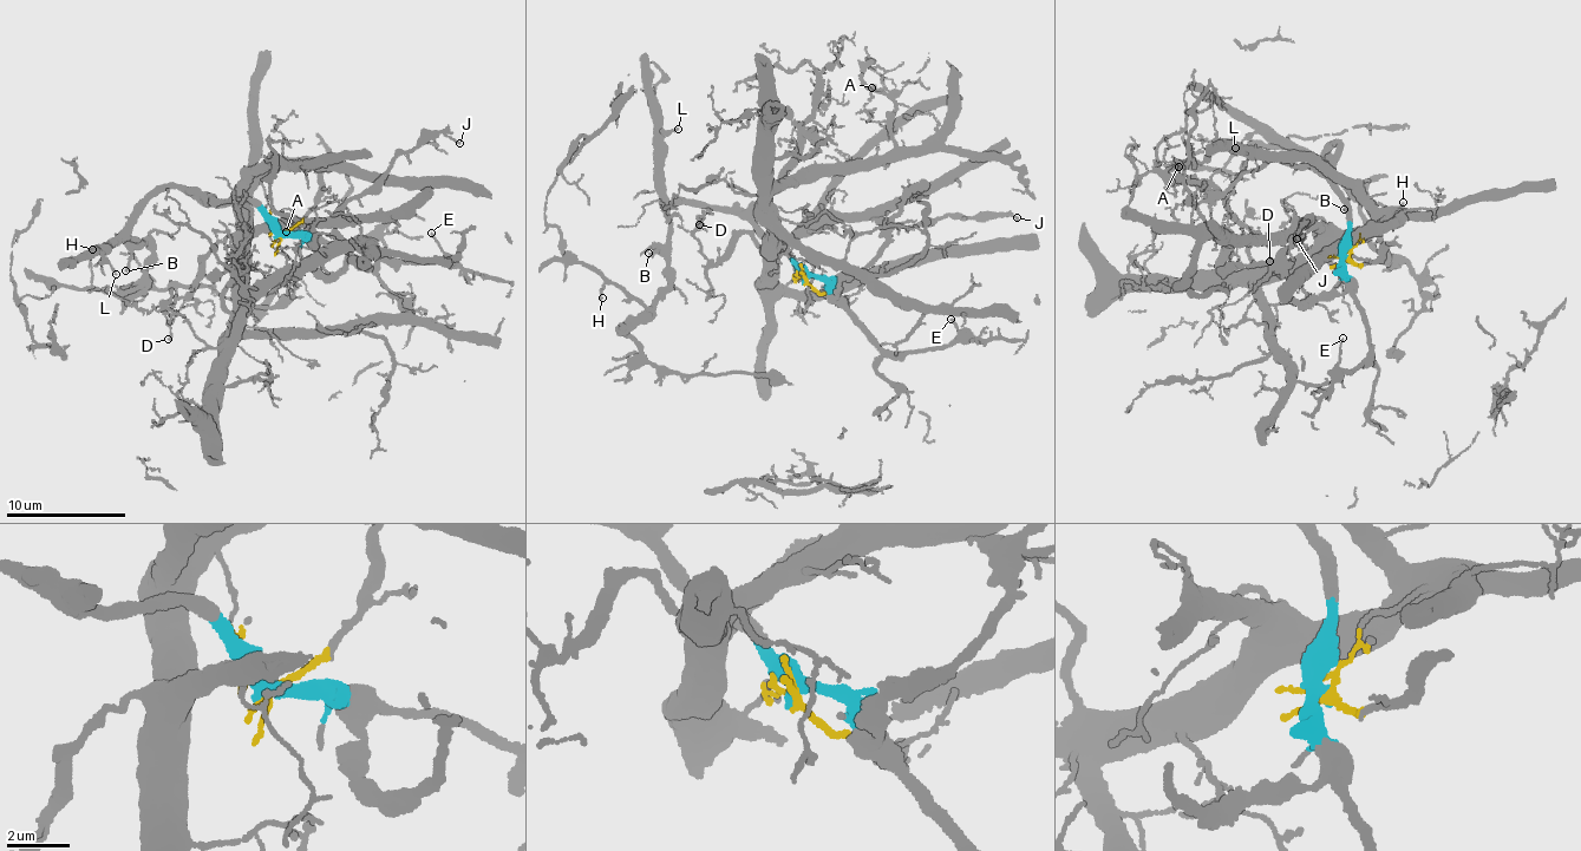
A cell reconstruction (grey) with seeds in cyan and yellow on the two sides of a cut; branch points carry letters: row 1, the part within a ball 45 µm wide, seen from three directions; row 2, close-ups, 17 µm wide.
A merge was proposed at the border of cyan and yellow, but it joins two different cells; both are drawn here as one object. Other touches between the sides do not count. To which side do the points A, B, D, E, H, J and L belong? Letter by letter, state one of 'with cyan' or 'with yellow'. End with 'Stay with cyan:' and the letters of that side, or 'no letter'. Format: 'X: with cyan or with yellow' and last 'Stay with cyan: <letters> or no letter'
A: with yellow
B: with cyan
D: with yellow
E: with cyan
H: with cyan
J: with cyan
L: with cyan
Stay with cyan: B, E, H, J, L

